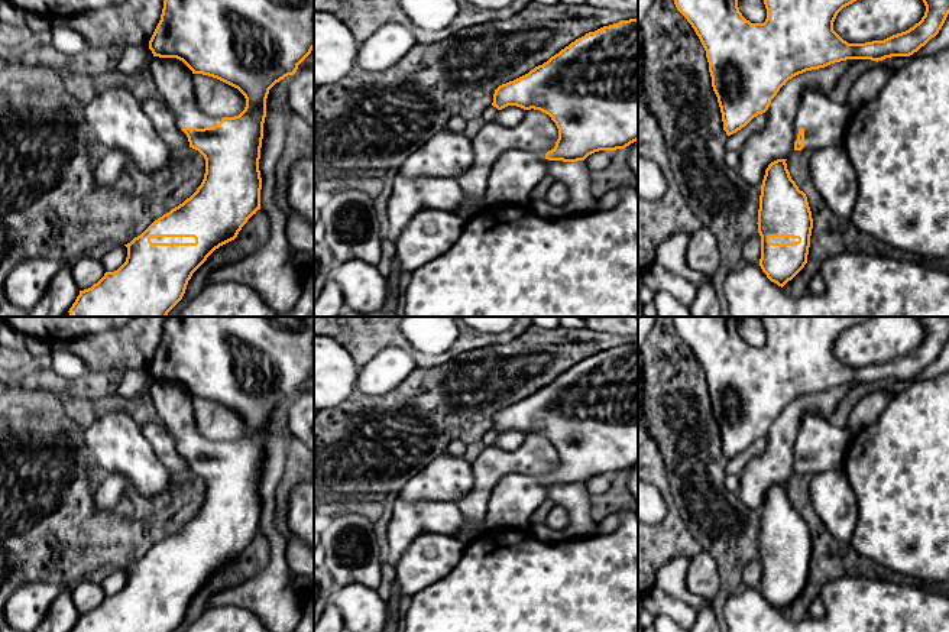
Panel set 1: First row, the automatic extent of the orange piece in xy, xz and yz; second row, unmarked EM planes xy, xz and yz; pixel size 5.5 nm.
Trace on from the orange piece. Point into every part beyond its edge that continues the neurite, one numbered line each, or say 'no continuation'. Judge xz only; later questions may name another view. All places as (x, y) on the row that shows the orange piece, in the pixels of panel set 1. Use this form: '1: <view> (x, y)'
1: xz (514, 175)

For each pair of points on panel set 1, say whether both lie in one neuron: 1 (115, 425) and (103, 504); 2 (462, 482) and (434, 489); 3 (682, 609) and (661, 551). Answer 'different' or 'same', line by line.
1: different
2: same
3: different

